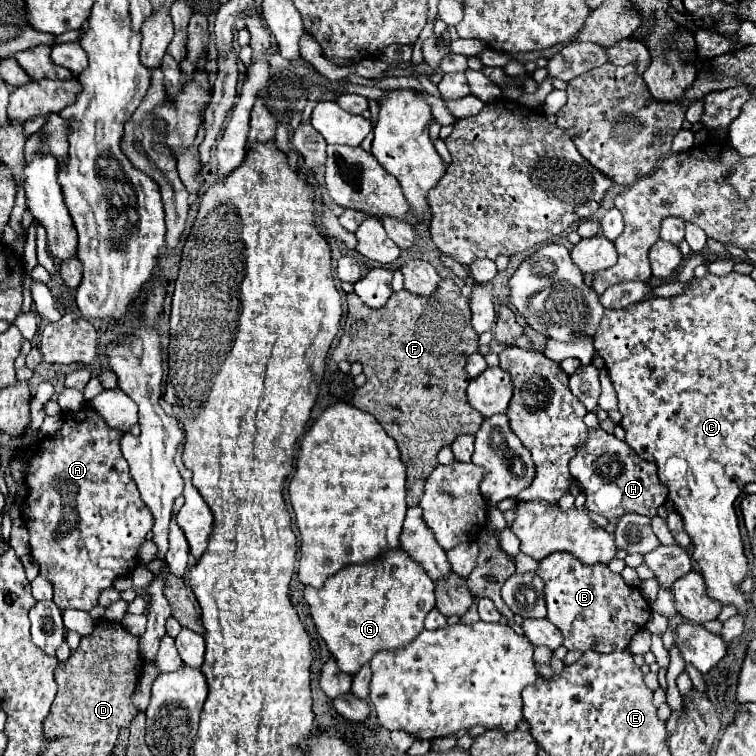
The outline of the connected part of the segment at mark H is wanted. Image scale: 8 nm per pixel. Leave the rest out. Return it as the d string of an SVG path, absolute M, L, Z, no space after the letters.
M602 428L588 430L586 444L570 460L570 474L586 494L586 508L606 518L620 518L628 512L654 518L658 506L664 504L668 496L666 486L658 480L654 462L640 460L640 456L624 440L618 440Z

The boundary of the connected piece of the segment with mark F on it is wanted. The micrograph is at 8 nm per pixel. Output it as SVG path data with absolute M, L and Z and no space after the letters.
M444 280L442 288L426 300L412 296L406 290L392 294L384 308L370 308L362 304L354 294L348 294L348 318L344 324L344 336L340 338L332 360L360 362L364 366L366 384L356 390L352 404L364 412L374 414L380 426L396 440L406 464L406 504L416 506L424 492L426 476L438 466L436 454L440 448L450 446L460 434L476 434L484 416L470 408L466 400L466 386L470 376L466 372L466 360L478 350L478 334L470 324L470 306L460 296L460 288L452 280Z

